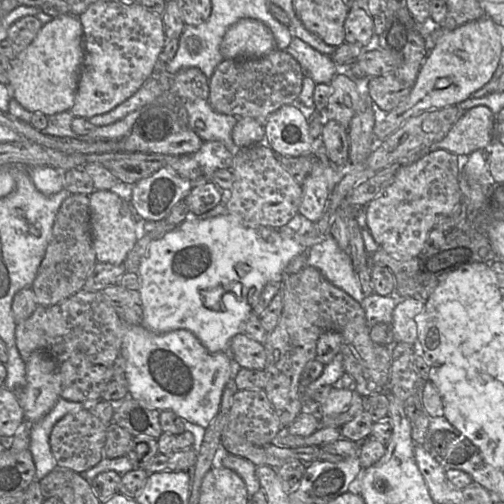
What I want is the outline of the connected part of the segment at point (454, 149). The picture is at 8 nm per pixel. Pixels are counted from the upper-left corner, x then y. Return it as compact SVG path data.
M484 105L466 110L441 141L431 145L431 151L444 149L457 156L486 150L494 140L493 112Z

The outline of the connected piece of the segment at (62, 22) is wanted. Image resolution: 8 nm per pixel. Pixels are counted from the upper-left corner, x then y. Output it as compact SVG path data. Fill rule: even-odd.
M65 14L52 18L49 22L42 25L30 45L11 61L8 85L11 97L15 98L30 112L39 111L48 117L69 111L74 104L82 60L83 28L78 16Z

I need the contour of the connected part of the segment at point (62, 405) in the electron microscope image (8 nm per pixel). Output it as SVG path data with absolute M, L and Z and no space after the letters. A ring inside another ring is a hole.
M58 399L51 411L38 422L31 424L29 451L35 464L35 480L39 481L57 467L50 446L50 434L54 425L66 414L81 410L83 404Z

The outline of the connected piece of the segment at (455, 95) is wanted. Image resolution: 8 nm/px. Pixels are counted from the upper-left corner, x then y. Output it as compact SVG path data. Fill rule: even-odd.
M488 17L467 22L445 32L428 52L406 100L386 114L378 114L374 127L375 146L397 131L409 118L431 108L459 105L493 77L503 50L503 34Z

